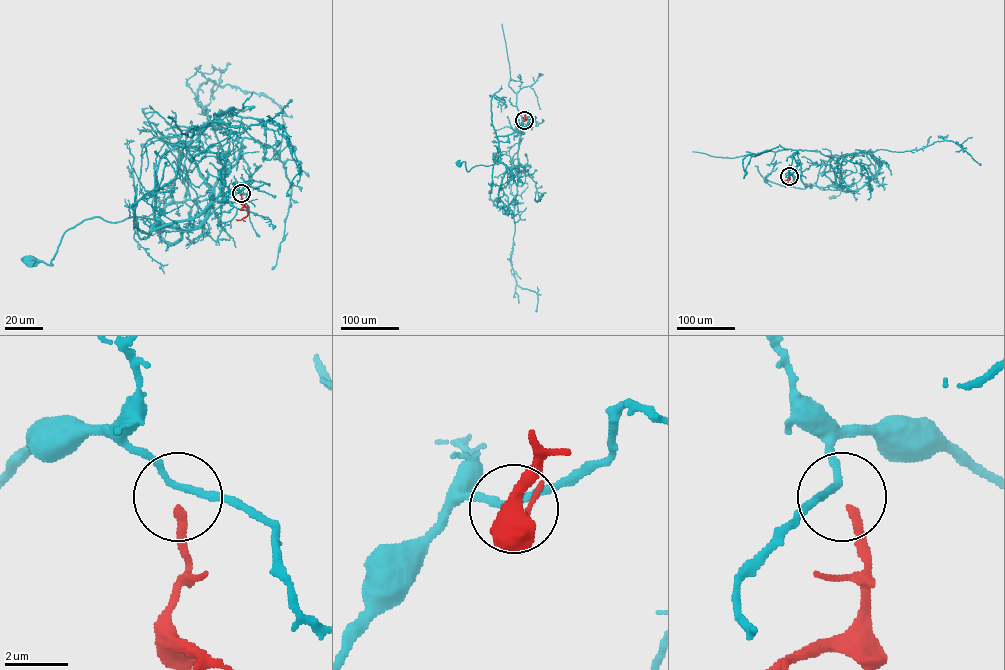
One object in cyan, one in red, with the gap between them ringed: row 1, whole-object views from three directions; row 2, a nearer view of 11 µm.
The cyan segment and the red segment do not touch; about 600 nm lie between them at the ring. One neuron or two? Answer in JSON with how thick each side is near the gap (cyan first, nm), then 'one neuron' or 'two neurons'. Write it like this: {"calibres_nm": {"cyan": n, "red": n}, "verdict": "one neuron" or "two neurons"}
{"calibres_nm": {"cyan": 200, "red": 280}, "verdict": "two neurons"}

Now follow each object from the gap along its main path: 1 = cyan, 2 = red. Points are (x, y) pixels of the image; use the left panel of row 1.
1: (241, 193), (152, 228), (162, 230), (151, 218), (87, 218), (64, 233), (52, 265), (30, 260)
2: (241, 194), (248, 214), (235, 219)

